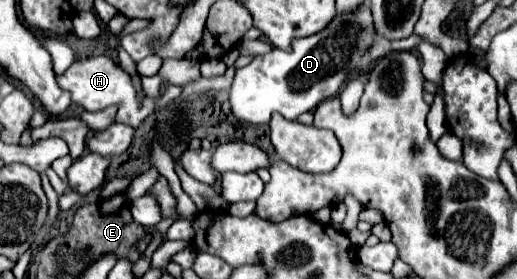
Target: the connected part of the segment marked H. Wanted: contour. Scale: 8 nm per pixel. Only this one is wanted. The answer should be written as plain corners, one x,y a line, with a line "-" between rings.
104,55
76,59
76,63
64,75
58,75
56,81
60,83
62,89
70,91
72,101
82,105
86,111
96,113
96,111
104,111
106,107
112,107
112,105
118,107
116,115
114,115
114,123
138,127
146,117
150,117
158,109
158,101
146,93
144,93
144,97
140,97
140,93
134,87
132,75
126,73
120,65
116,65
110,57
104,57

